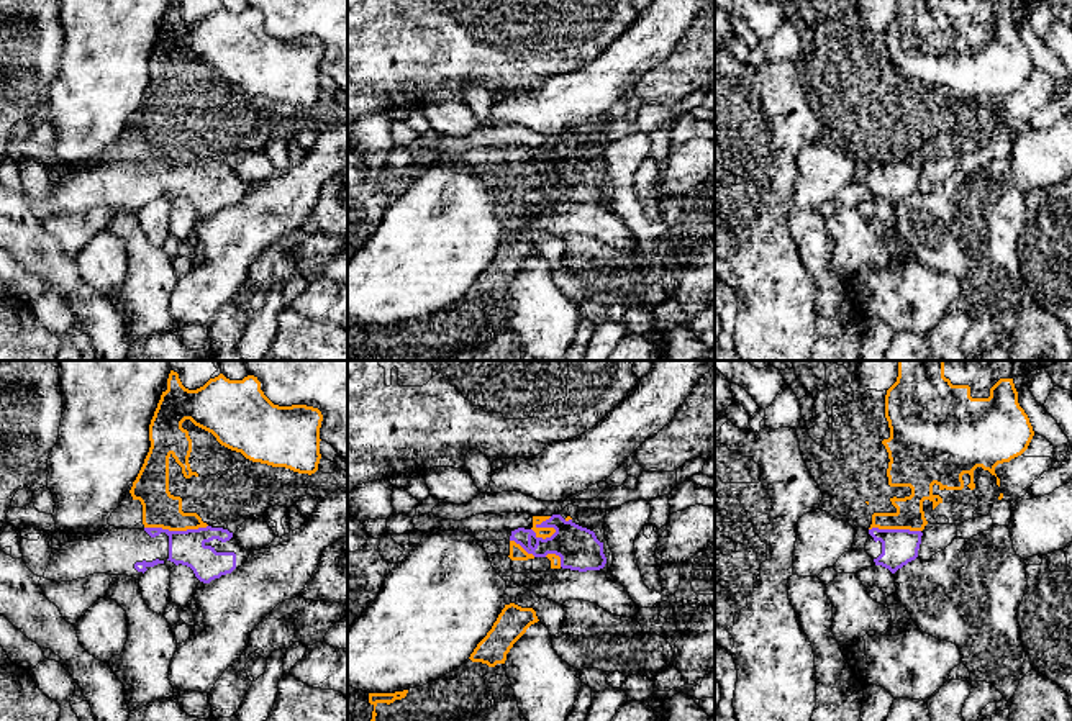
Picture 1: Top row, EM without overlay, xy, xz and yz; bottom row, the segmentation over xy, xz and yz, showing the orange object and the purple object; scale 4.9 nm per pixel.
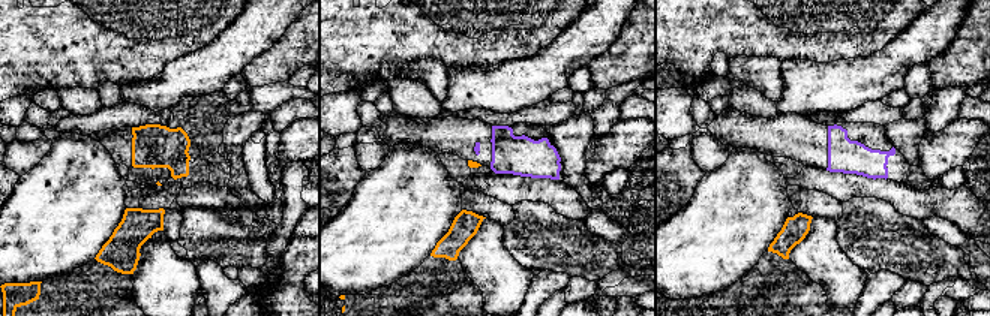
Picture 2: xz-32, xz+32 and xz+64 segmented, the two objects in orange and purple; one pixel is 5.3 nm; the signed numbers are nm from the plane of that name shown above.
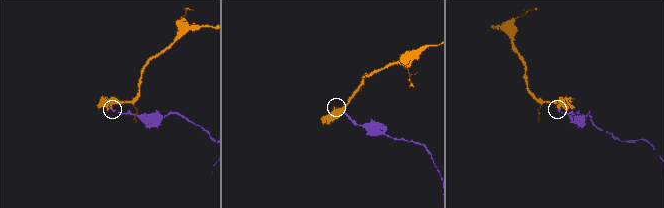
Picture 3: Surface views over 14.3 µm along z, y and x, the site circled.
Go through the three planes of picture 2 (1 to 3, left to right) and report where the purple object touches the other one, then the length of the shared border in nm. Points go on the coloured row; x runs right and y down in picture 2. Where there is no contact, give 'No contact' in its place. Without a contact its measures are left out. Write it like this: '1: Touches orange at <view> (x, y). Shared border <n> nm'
1: No contact
2: No contact
3: No contact

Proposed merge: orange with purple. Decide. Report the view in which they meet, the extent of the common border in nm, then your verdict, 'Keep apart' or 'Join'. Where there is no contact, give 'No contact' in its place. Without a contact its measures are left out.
Touches orange in xz. Shared border 130 nm. Keep apart

